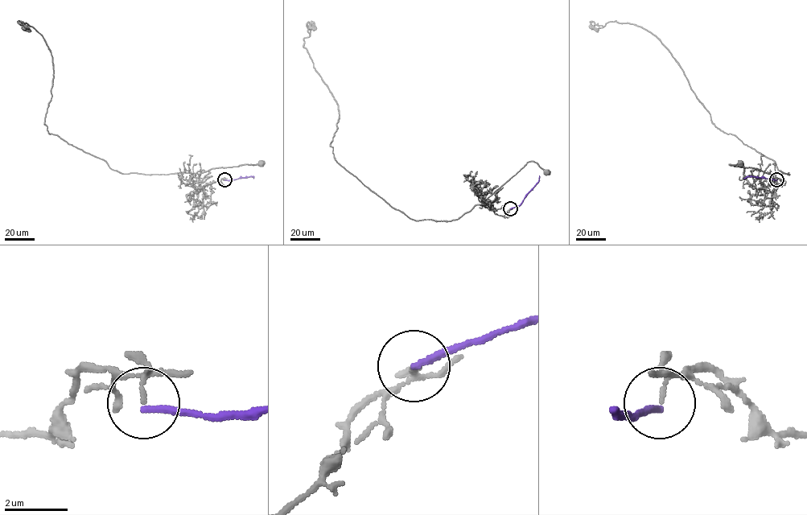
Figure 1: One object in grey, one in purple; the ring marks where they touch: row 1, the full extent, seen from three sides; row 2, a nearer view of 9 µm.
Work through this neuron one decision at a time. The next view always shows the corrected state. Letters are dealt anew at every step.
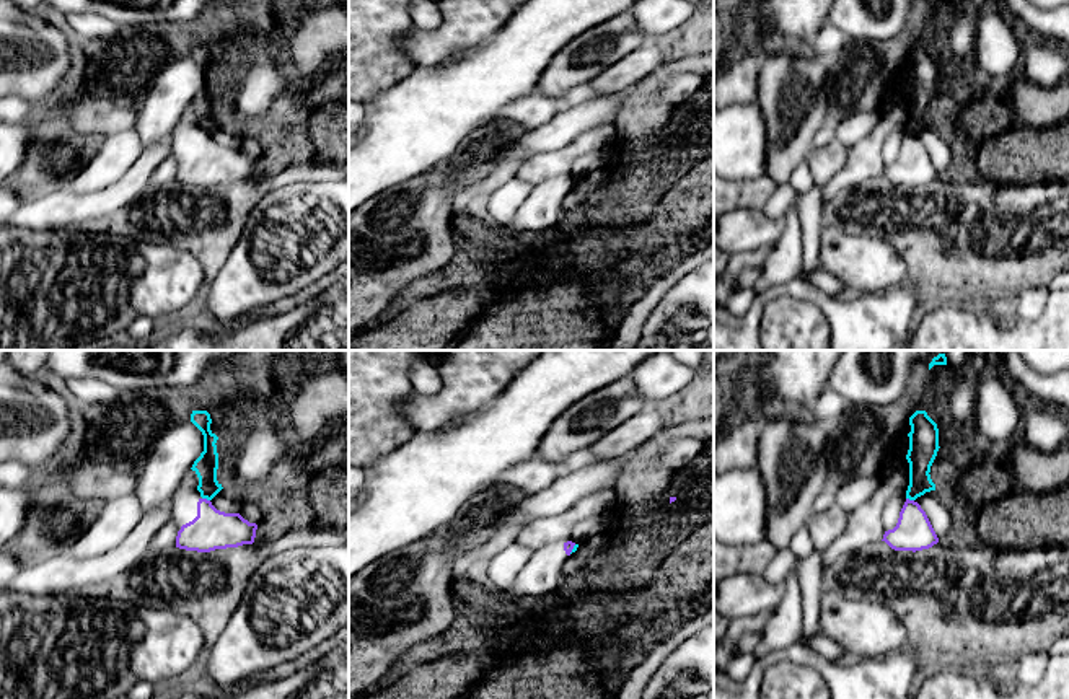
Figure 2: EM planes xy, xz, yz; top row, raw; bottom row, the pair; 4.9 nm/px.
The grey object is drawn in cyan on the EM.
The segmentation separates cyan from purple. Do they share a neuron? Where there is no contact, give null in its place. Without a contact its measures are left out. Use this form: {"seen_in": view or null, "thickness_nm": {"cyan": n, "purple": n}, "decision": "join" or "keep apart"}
{"seen_in": "xy", "thickness_nm": {"cyan": 120, "purple": 200}, "decision": "keep apart"}

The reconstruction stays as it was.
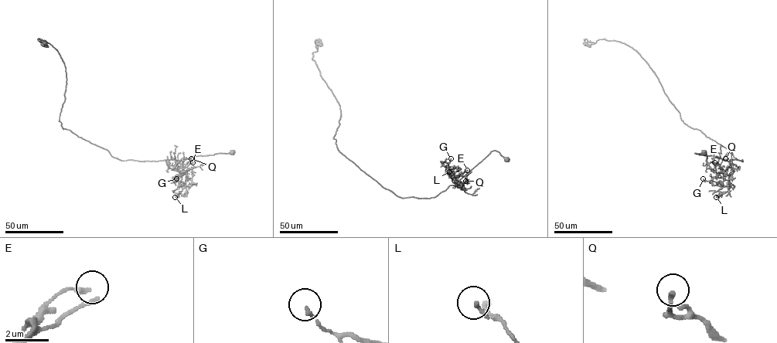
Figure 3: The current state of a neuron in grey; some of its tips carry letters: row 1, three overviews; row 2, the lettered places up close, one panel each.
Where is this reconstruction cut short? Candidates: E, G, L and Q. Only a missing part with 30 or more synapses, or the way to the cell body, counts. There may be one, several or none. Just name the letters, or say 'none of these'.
none of these

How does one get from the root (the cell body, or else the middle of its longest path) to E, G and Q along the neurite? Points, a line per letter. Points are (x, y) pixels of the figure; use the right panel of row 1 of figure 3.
E: (703, 152), (695, 153), (717, 156), (729, 161), (731, 165), (729, 178), (714, 162)
G: (703, 152), (695, 153), (727, 161), (731, 170), (727, 186), (724, 187), (720, 180), (703, 178)
Q: (703, 152), (695, 153), (717, 156), (729, 161), (731, 165), (729, 178), (724, 173), (730, 165), (725, 158)

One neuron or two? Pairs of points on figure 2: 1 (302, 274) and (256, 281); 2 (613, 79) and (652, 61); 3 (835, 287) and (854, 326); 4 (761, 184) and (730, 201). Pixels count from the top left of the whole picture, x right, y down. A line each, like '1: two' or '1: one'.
1: one
2: one
3: two
4: one

